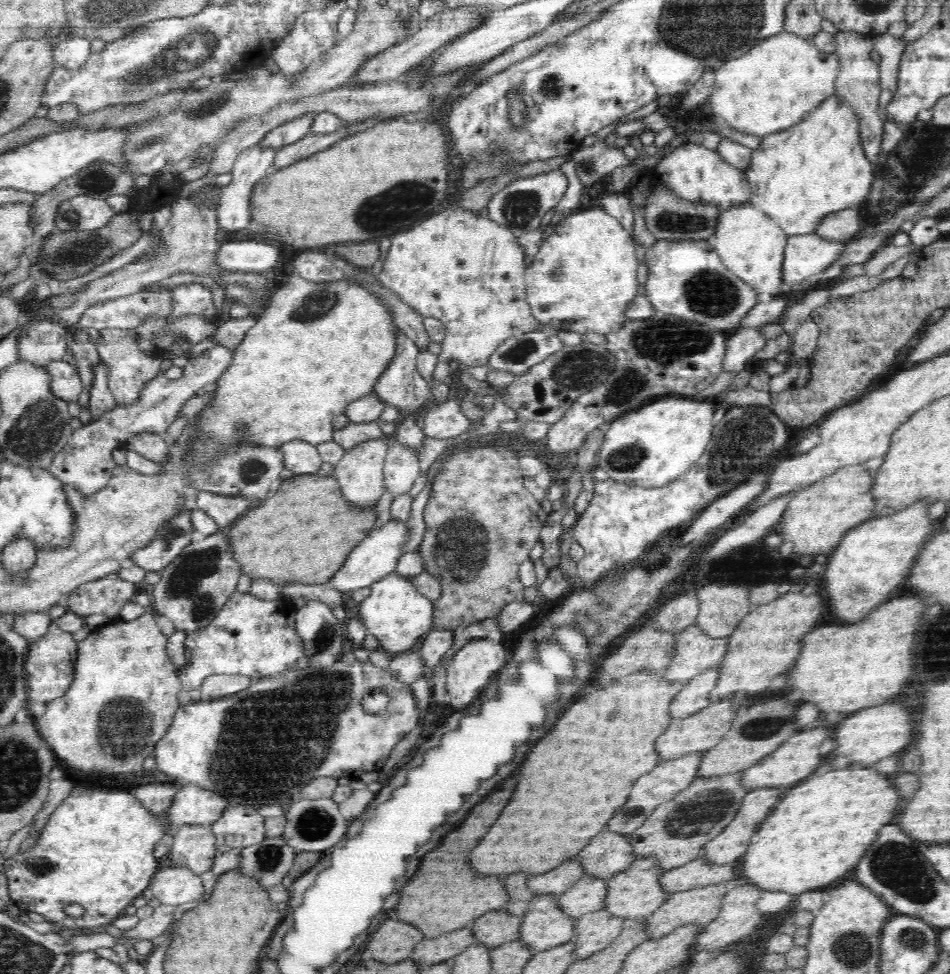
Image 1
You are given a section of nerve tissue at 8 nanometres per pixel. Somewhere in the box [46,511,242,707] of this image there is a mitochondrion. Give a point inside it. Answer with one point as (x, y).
(189, 582)

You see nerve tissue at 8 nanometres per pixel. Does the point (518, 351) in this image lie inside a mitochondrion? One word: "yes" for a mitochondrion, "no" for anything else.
yes

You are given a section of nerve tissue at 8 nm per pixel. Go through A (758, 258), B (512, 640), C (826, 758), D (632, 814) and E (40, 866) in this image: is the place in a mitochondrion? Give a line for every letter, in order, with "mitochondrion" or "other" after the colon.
A: other
B: other
C: other
D: mitochondrion
E: mitochondrion

